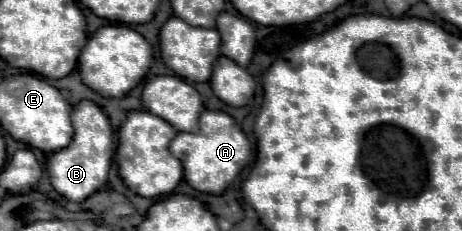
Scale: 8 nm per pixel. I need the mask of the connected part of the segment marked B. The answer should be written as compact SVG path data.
M87 99L75 105L71 119L75 127L75 137L71 145L51 153L47 161L47 171L49 171L51 185L57 193L67 197L69 201L83 201L91 193L107 185L107 173L113 157L113 129L107 115L101 111L101 107Z

